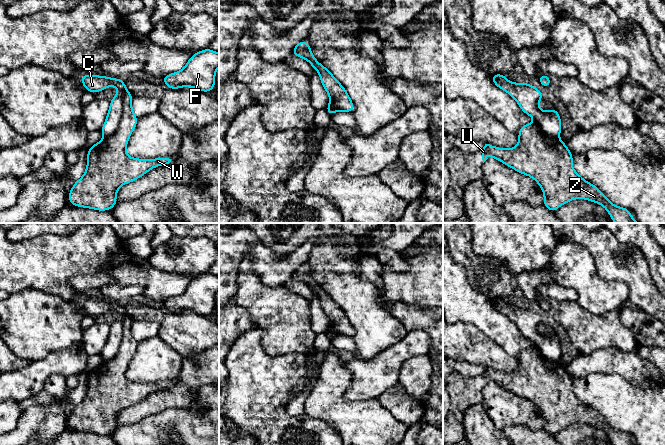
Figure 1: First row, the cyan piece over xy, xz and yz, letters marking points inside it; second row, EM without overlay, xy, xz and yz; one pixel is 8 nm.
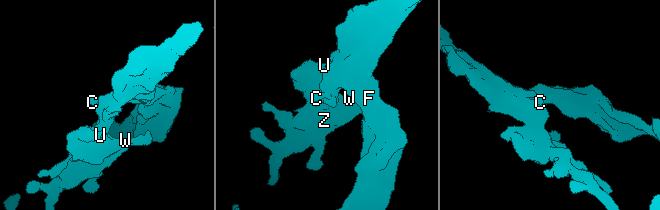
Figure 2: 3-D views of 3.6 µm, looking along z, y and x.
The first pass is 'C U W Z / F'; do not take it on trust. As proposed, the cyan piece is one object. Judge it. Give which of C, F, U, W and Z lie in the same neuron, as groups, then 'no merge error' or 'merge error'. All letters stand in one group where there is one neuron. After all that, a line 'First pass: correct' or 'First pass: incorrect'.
C U W Z / F; merge error
First pass: correct

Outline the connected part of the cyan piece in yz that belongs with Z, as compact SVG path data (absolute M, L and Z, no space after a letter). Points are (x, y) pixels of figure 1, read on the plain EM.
M537 346L523 349L518 355L518 360L519 365L512 373L485 368L480 375L483 387L493 381L517 396L533 402L543 415L543 429L552 436L570 424L586 423L602 429L613 445L637 445L631 441L632 435L612 428L596 409L584 404L572 390L573 378L567 372L566 367L559 362L551 362L545 358Z

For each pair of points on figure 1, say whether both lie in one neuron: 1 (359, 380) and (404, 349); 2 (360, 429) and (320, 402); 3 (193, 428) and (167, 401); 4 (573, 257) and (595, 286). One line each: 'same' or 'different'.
1: same
2: same
3: different
4: same

